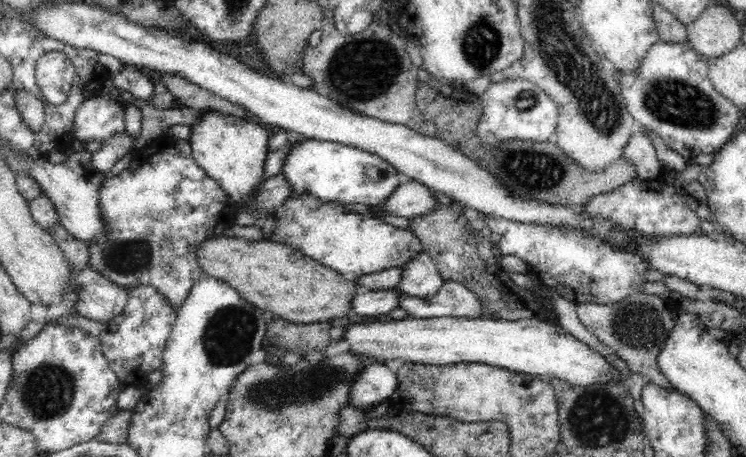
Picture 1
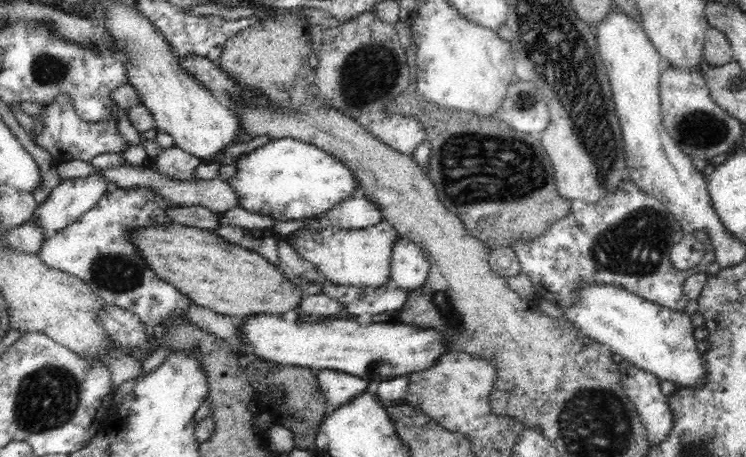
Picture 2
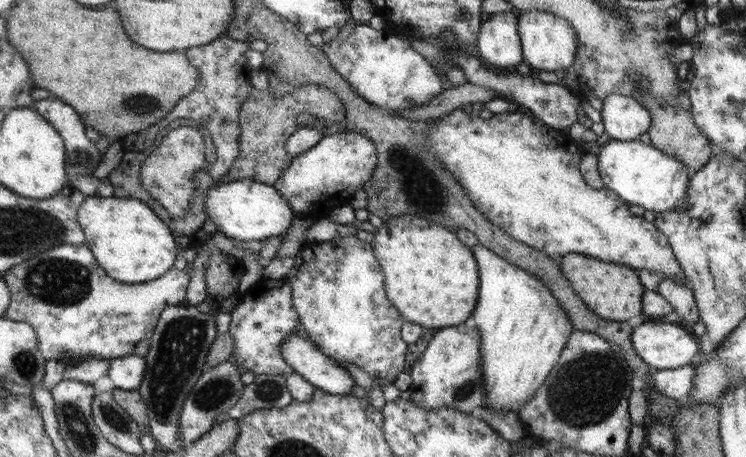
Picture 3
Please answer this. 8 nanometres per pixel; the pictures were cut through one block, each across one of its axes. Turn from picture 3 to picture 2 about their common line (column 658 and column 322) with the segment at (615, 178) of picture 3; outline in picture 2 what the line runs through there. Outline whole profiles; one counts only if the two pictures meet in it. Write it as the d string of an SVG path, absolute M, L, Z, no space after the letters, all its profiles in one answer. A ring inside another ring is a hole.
M293 137L272 139L240 157L235 159L238 170L227 181L237 192L237 205L276 221L315 217L358 194L354 170L308 141L294 140Z

